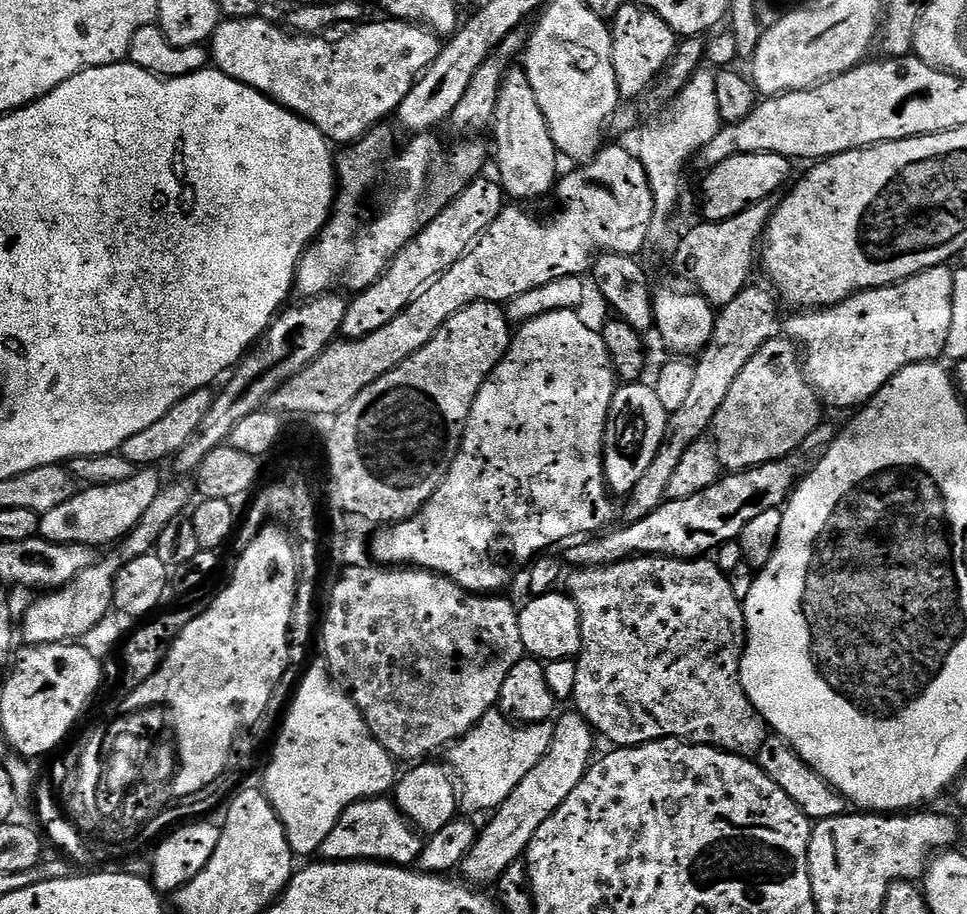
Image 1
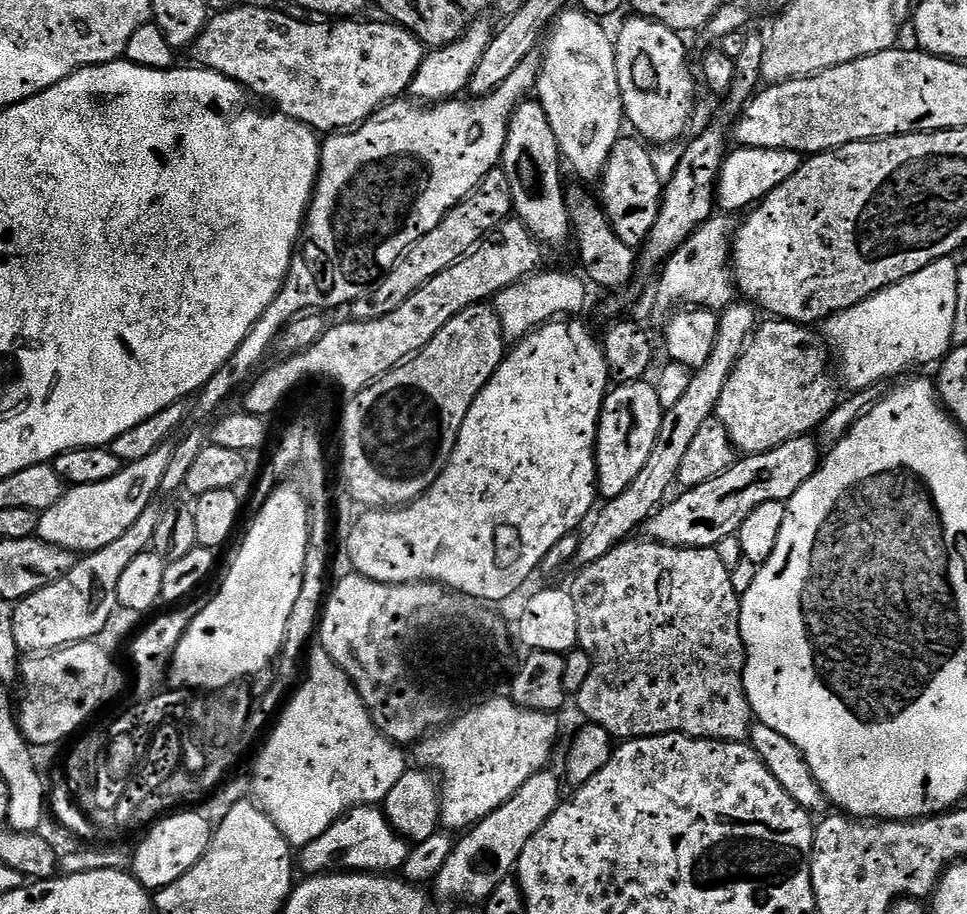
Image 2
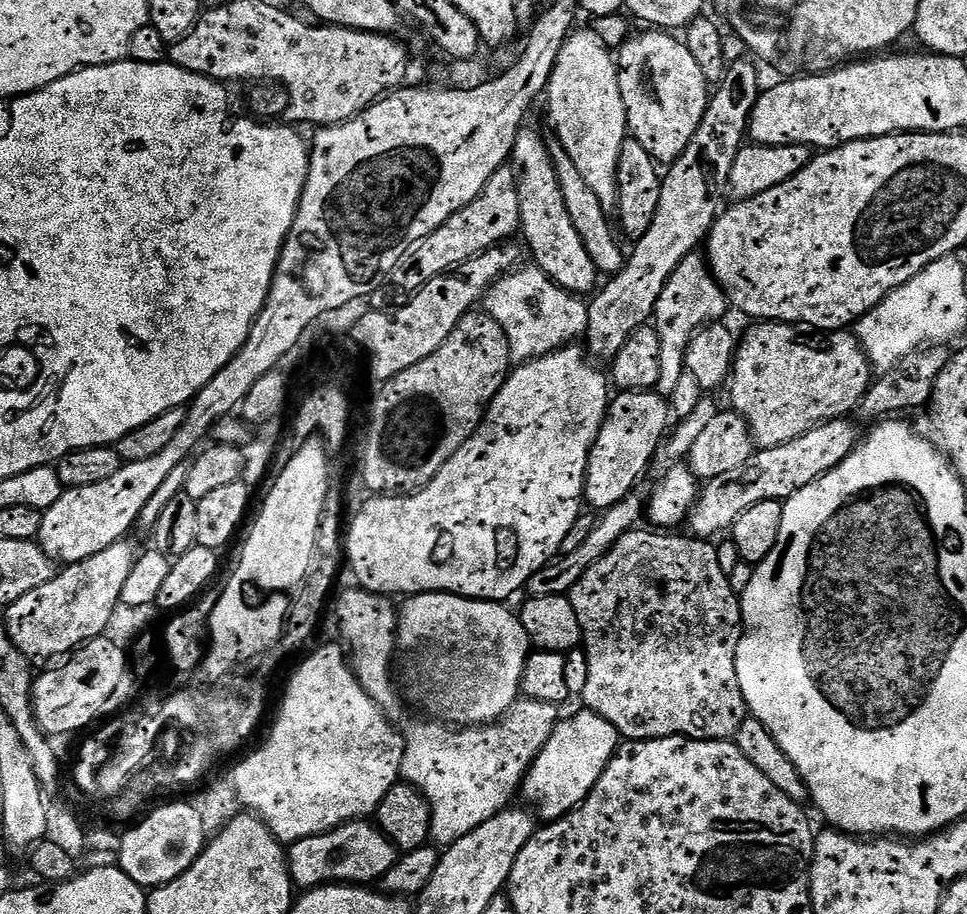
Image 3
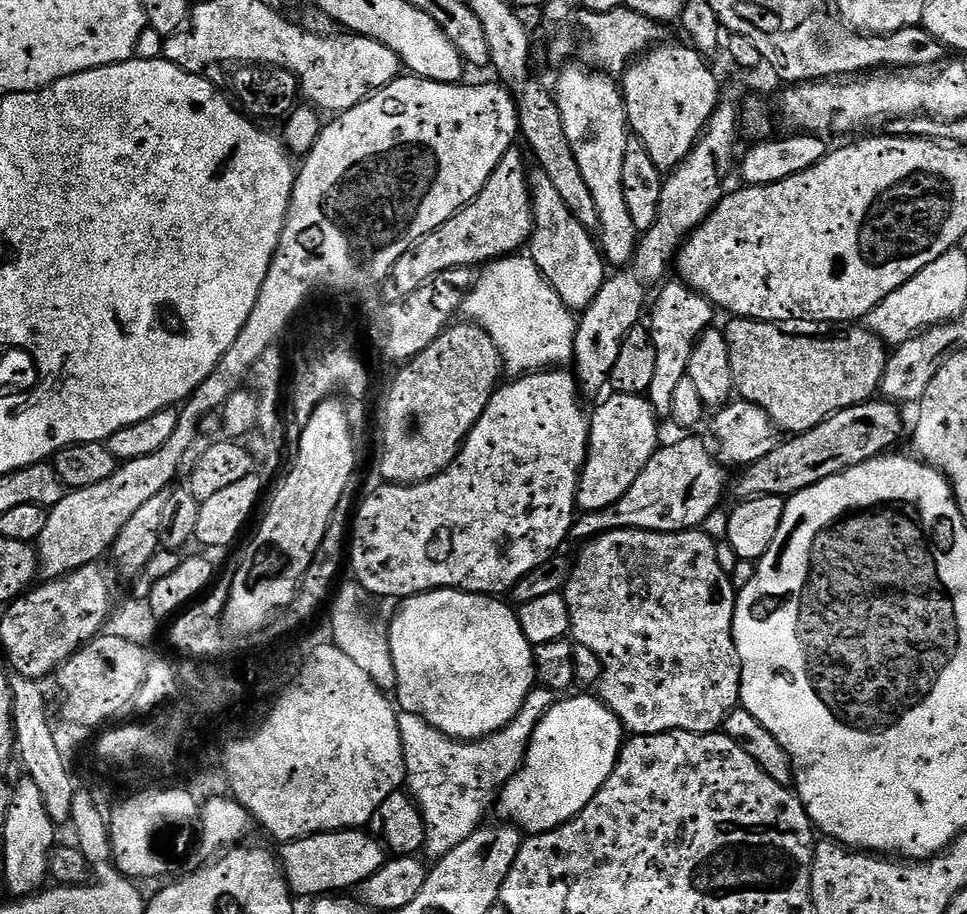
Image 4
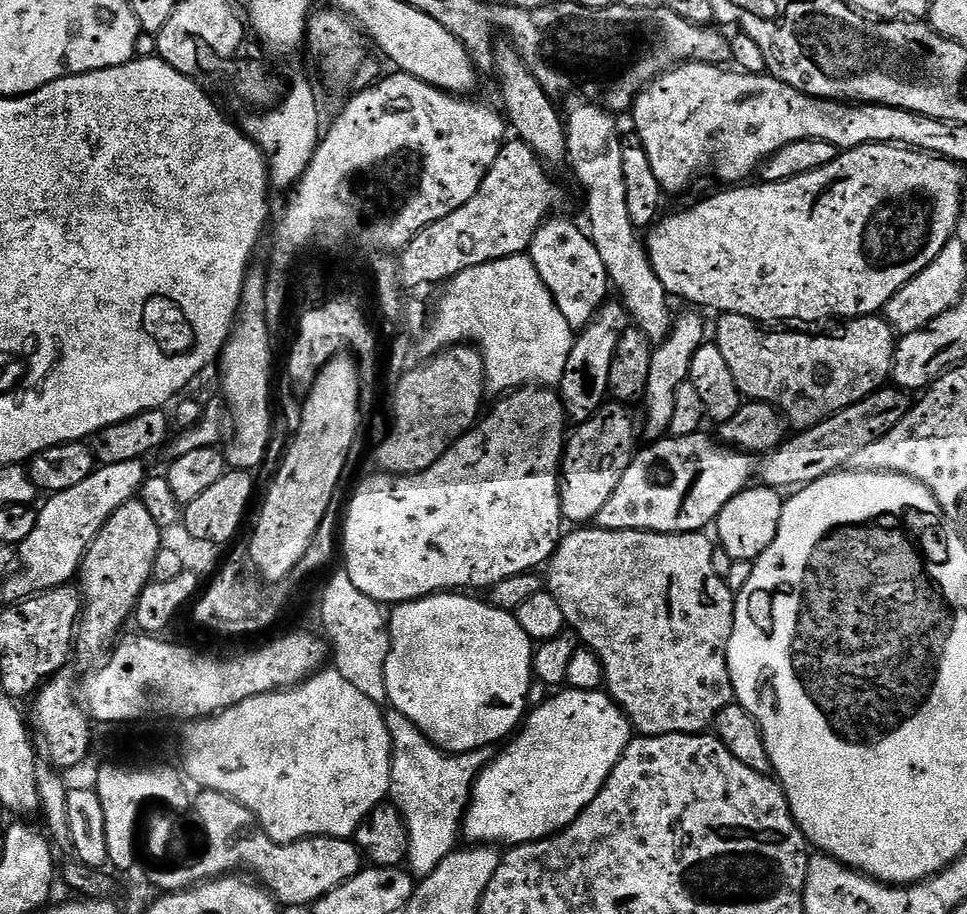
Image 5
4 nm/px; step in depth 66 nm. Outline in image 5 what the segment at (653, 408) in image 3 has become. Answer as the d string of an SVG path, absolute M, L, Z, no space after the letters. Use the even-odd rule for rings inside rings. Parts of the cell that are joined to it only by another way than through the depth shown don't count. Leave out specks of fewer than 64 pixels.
M619 402L605 403L585 424L575 430L576 440L566 446L566 459L562 465L560 501L565 521L572 526L584 526L595 521L598 510L610 502L618 484L632 464L637 451L638 424L632 421L629 409Z

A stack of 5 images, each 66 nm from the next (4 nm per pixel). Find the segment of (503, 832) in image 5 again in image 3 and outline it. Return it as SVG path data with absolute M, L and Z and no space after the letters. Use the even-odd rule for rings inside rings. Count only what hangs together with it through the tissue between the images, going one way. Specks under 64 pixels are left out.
M587 710L579 711L569 720L561 719L531 770L524 775L522 796L540 804L538 816L544 822L561 820L587 798L622 743L620 732L606 718Z

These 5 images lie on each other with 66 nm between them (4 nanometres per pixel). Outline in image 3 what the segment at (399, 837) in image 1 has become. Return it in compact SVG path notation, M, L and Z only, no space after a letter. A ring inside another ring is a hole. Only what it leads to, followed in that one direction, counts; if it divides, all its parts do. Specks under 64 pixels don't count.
M363 819L352 820L331 832L302 838L287 849L286 855L293 885L300 890L311 890L325 884L375 885L383 881L386 870L394 866L398 850L375 823Z

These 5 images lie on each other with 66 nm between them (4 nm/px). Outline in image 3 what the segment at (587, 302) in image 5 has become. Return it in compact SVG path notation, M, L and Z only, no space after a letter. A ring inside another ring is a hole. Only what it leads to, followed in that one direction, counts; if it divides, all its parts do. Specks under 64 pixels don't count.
M531 126L521 128L512 147L510 167L518 190L522 237L536 259L533 260L535 267L542 269L559 288L565 288L567 292L591 293L597 287L598 273L594 262L590 262L586 246L582 246L582 238L578 238L578 230L574 230L574 222L570 222L545 137L540 137Z

